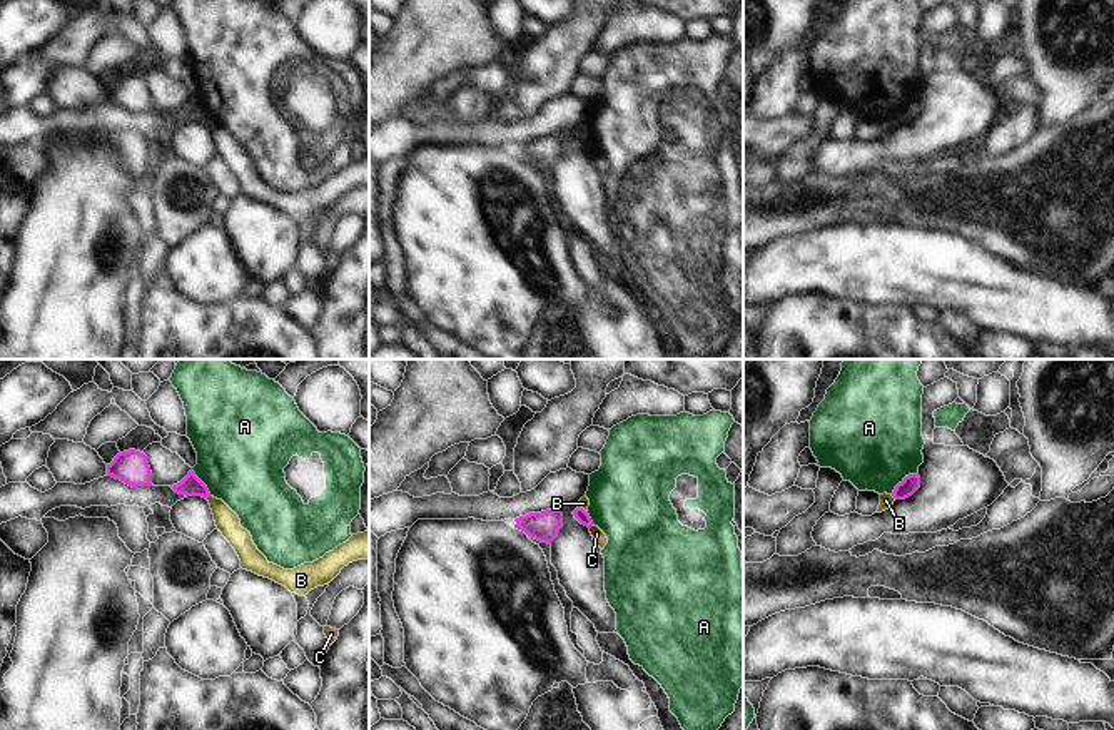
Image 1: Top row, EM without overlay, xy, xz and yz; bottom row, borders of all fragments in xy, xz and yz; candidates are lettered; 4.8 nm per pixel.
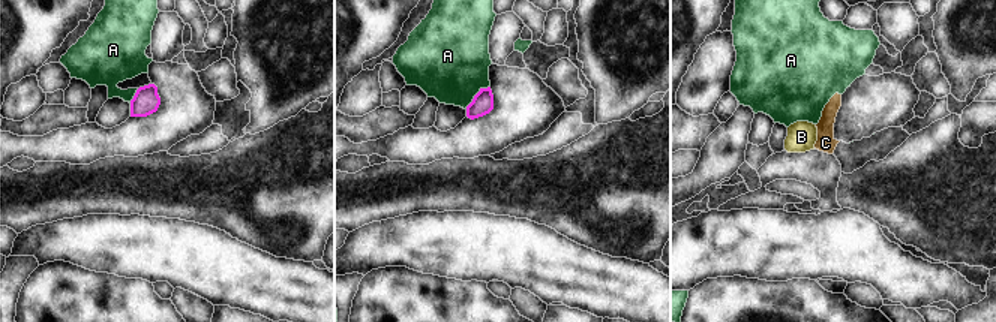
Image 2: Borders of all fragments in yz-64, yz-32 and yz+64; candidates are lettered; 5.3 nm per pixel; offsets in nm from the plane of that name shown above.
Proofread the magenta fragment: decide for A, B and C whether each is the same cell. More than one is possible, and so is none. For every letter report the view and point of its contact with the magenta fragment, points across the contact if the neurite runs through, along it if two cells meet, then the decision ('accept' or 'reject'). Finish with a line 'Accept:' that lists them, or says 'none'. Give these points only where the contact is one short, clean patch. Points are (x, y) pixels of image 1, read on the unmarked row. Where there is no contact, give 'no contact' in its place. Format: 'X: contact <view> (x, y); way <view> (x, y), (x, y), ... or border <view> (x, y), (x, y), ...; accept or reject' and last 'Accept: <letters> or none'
A: contact yz (904, 106); border yz (916, 99), (909, 99), (891, 119); reject
B: contact yz (894, 122); border yz (891, 121), (896, 124); reject
C: no contact; reject
Accept: none

